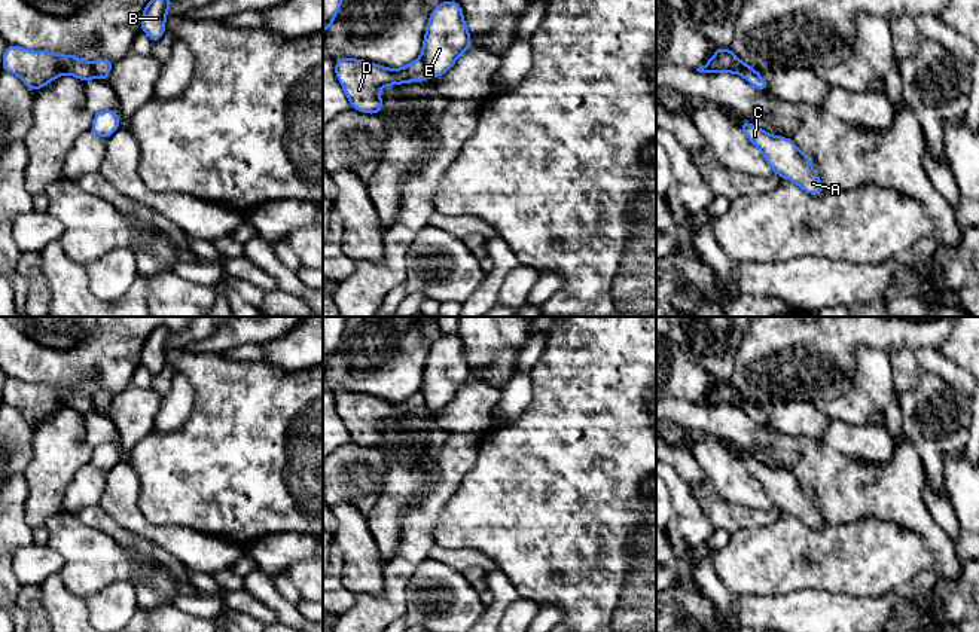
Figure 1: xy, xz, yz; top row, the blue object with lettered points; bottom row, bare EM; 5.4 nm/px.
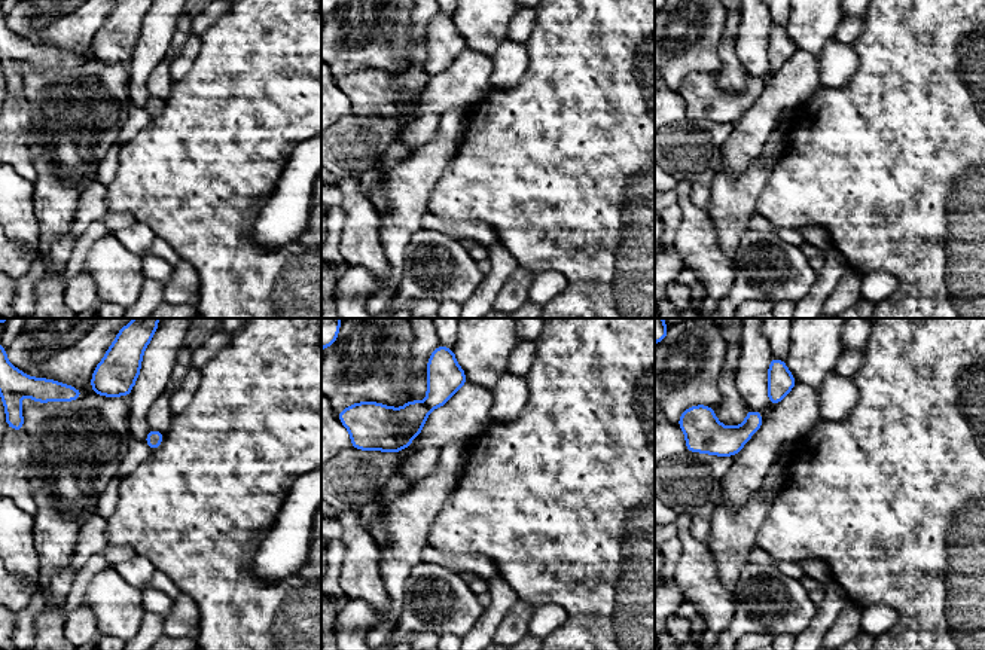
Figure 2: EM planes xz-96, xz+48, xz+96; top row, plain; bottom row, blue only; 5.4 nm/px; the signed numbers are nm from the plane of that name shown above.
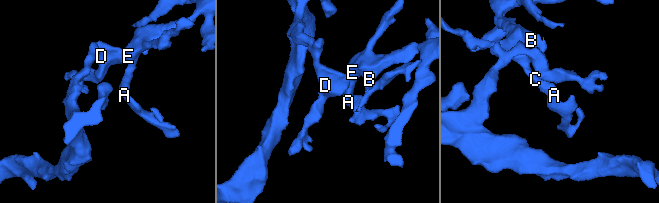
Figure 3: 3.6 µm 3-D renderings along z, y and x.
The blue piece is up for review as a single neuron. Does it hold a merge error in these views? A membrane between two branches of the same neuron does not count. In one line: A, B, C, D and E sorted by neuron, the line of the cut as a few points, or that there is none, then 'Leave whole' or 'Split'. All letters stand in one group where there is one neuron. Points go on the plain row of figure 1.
Groups: A B C E / D. Split along xz (420, 391), (429, 409). Split

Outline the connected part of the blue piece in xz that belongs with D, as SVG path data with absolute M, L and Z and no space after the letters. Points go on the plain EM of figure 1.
M338 391L335 394L335 407L351 440L370 448L378 448L384 442L378 425L382 419L421 415L428 410L421 391L399 403L363 393Z

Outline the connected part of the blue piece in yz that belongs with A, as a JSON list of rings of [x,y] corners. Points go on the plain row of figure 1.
[[[741,454],[738,460],[748,473],[759,480],[760,486],[778,510],[792,513],[809,528],[820,529],[823,526],[824,519],[817,510],[811,492],[800,485],[793,473],[771,468],[745,454]]]

